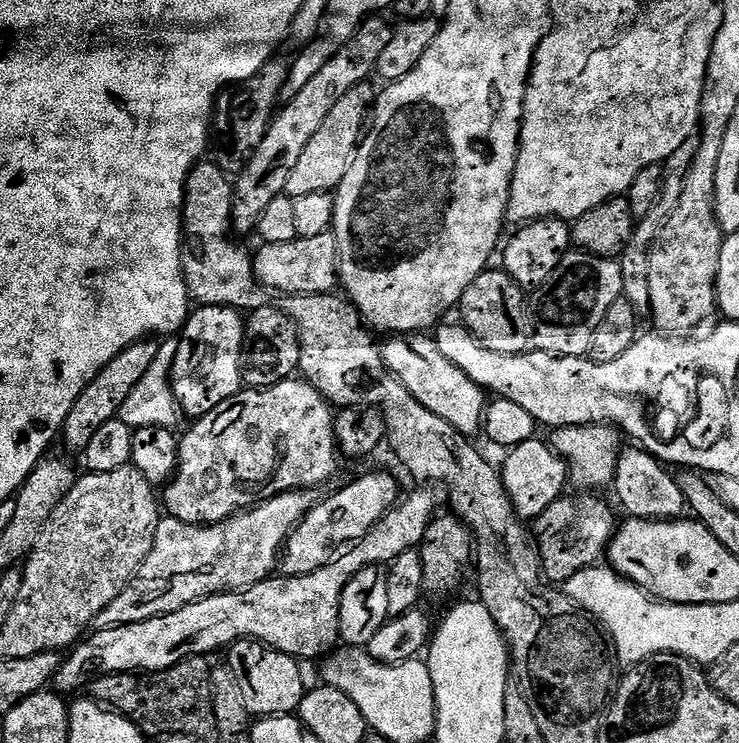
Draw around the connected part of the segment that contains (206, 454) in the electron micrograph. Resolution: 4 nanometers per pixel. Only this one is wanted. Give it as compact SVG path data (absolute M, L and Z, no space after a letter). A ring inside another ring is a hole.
M289 378L278 382L269 388L245 387L236 396L231 396L222 406L210 410L210 414L199 417L196 424L188 433L180 436L180 453L176 459L176 470L172 473L167 484L162 488L162 508L171 519L187 524L220 524L223 520L229 520L236 513L254 508L264 500L274 498L283 492L298 492L301 490L316 490L319 484L324 484L336 472L336 467L342 463L336 447L336 435L334 434L334 409L327 400L314 390L314 386L303 378Z

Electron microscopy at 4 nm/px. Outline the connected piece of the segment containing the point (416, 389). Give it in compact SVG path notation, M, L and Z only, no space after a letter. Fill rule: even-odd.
M396 334L383 341L382 351L388 369L426 406L426 410L446 418L454 430L472 438L484 427L486 393L474 381L458 368L442 350L438 350L435 339L428 334Z

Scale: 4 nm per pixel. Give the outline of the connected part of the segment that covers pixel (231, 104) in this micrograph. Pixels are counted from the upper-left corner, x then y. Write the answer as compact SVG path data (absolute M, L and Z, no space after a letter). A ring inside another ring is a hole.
M280 59L268 60L258 74L229 87L216 98L210 121L210 156L226 173L238 174L242 171L250 162L254 150L258 150L262 138L266 138L266 130L278 111L288 77L289 61Z

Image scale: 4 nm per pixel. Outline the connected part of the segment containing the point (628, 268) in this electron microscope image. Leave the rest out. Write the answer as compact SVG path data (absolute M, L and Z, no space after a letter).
M696 138L682 142L682 146L678 146L678 150L674 150L674 154L670 154L670 158L664 161L662 165L664 170L662 194L658 198L658 202L654 202L654 210L650 210L650 214L639 217L636 229L626 246L626 250L618 258L622 270L623 295L638 310L647 309L650 302L650 258L648 255L652 249L652 243L656 240L660 229L664 227L664 223L672 217L672 212L678 206L678 198L682 198L682 186L686 182L686 174L694 162L694 154L699 145L700 141Z

